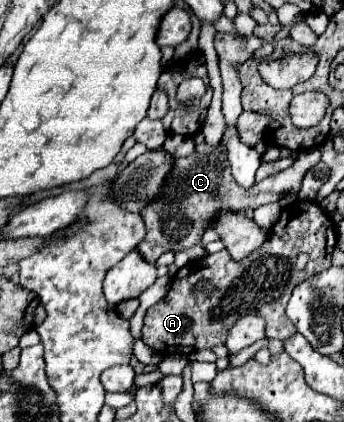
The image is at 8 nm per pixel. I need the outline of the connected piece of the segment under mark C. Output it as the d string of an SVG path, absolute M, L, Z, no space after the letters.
M197 143L195 153L191 157L173 159L173 167L165 177L159 195L153 201L149 201L149 205L145 205L141 211L147 235L137 245L137 249L147 263L155 265L155 261L167 251L185 251L190 261L201 259L206 255L206 249L201 243L203 233L213 225L215 217L223 211L223 207L235 213L245 213L247 209L257 209L261 205L279 201L285 191L291 191L295 187L299 189L305 173L321 161L321 151L315 147L299 153L293 167L285 169L285 173L279 173L275 177L267 177L253 189L243 189L241 185L237 185L225 161L227 153L223 149L223 143Z

